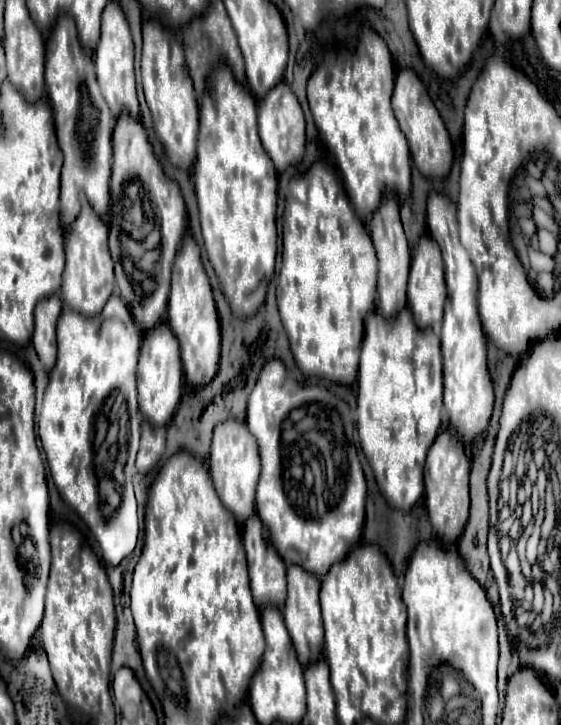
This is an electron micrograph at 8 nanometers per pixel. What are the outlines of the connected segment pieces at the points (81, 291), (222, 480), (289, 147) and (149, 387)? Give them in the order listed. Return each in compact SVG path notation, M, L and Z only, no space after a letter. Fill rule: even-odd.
M82 203L82 209L66 235L66 267L62 273L60 297L70 309L86 317L94 317L104 309L112 291L114 291L114 265L108 251L108 227L104 219L92 209L90 203Z
M226 419L214 427L208 465L216 493L224 507L228 507L240 523L246 521L246 517L254 513L254 491L260 477L260 451L254 435L242 419Z
M280 81L266 97L258 101L258 131L262 137L264 149L270 153L274 165L278 171L286 169L290 163L296 163L304 155L304 143L306 143L306 123L304 123L304 113L302 107L292 93L292 89Z
M160 323L154 329L146 329L138 361L138 403L142 415L152 425L166 425L180 403L182 387L184 387L184 371L180 361L178 339L174 337L172 329L166 323Z

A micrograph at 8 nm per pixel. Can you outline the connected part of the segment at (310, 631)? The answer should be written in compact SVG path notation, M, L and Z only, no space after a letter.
M288 565L288 597L284 601L284 621L288 627L288 633L292 637L292 643L296 647L300 663L306 667L310 661L316 661L322 655L324 641L322 641L322 617L320 617L320 579L312 573L306 573L300 565Z

